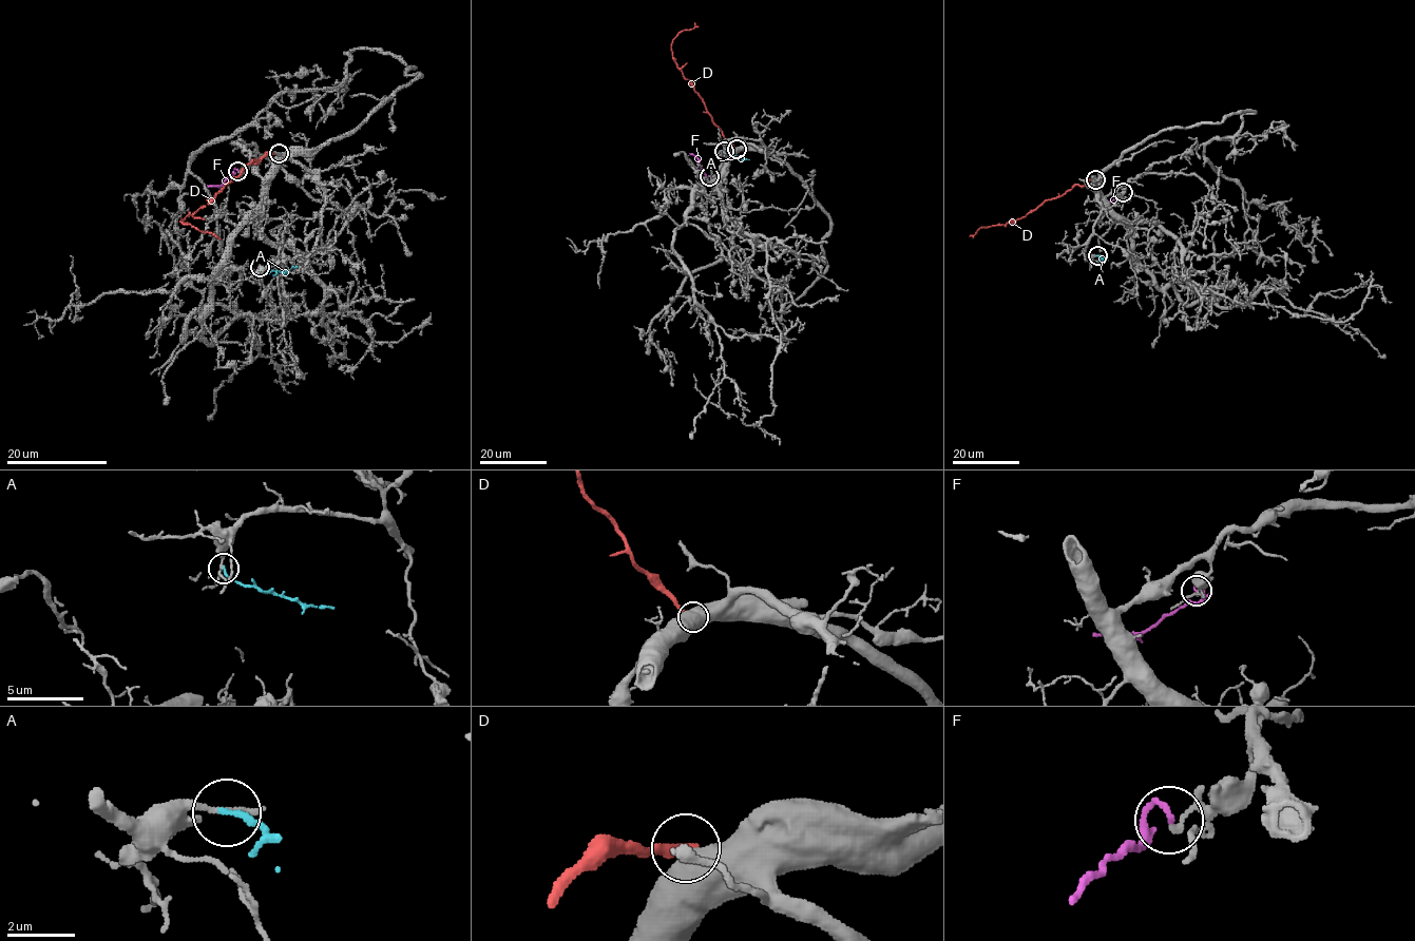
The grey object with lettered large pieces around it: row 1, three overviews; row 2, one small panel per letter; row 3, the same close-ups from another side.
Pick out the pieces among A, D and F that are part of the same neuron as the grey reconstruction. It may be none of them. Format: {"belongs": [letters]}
{"belongs": []}

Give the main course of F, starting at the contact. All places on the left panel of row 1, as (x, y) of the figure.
F: (237, 171), (234, 170), (222, 186), (208, 186)

